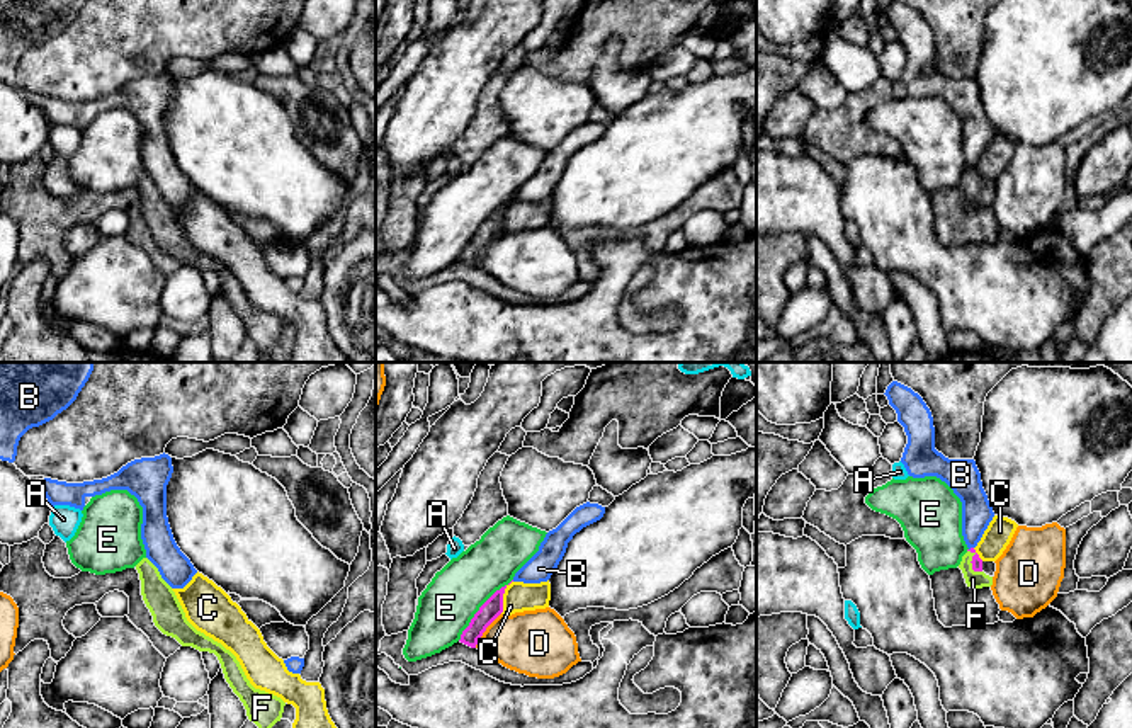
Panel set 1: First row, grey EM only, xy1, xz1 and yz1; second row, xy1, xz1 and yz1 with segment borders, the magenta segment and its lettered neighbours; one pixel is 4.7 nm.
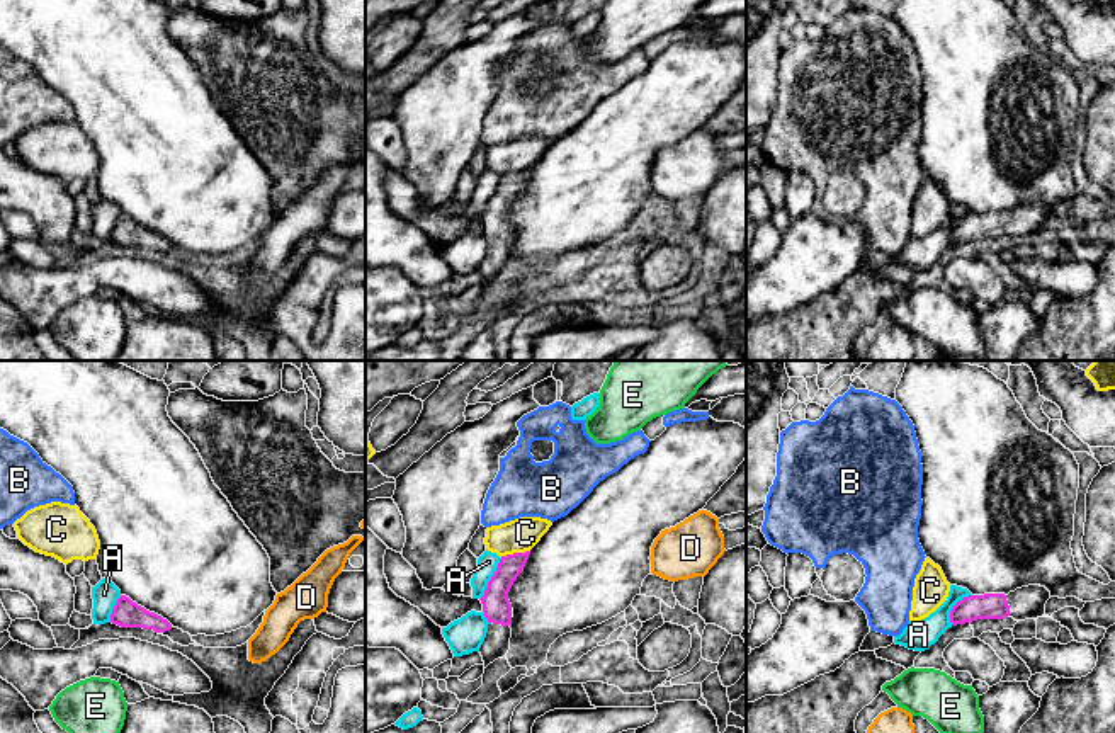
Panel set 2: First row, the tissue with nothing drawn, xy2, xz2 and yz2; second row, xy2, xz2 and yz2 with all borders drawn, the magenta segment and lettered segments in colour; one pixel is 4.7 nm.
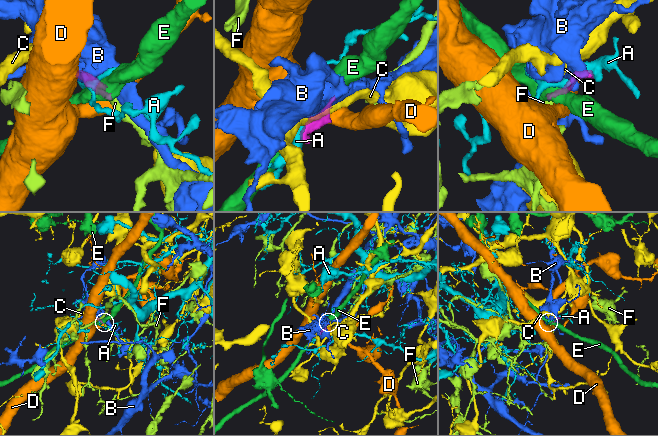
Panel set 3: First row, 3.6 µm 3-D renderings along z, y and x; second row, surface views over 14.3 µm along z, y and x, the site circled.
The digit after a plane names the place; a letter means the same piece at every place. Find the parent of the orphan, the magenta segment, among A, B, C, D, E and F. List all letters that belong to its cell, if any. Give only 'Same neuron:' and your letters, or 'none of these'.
Same neuron: F

